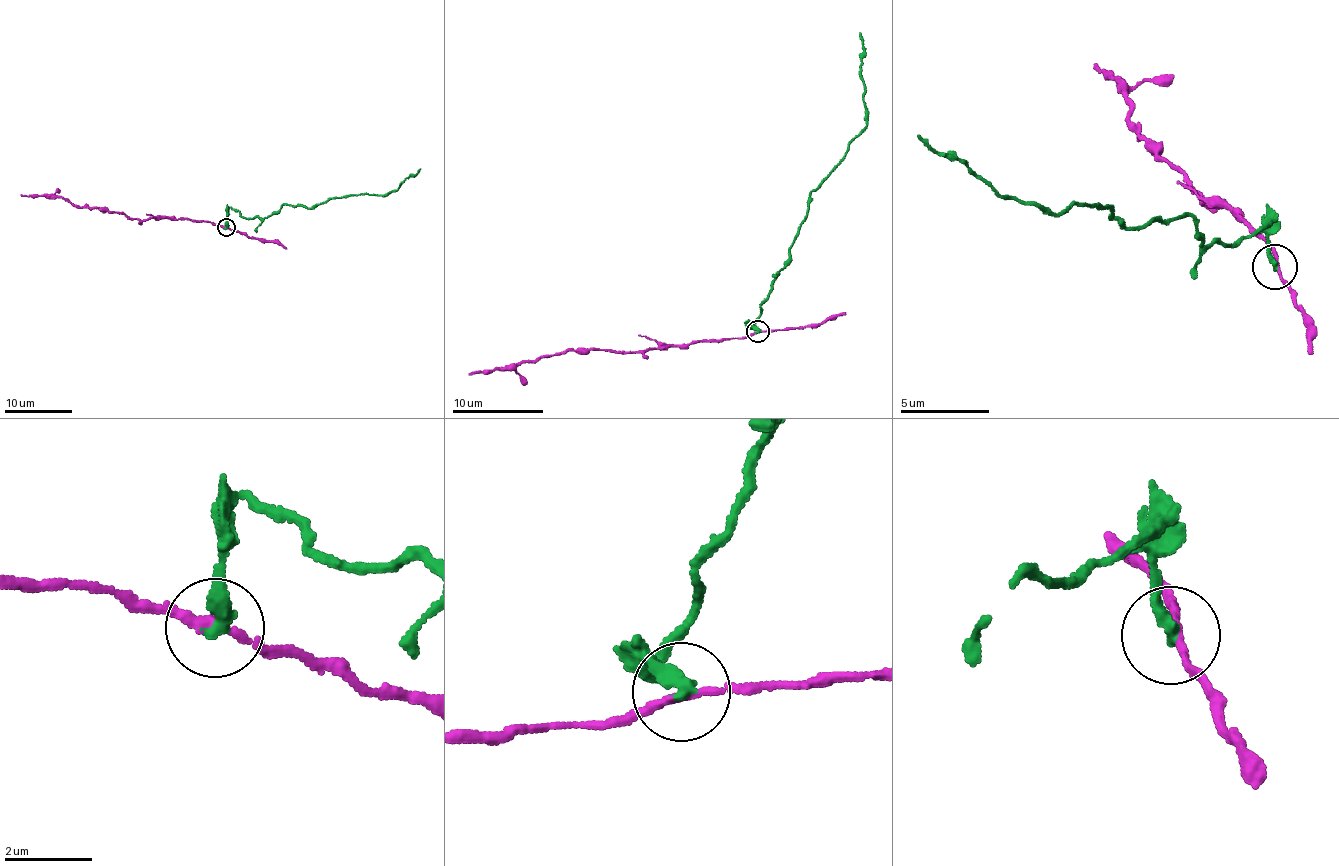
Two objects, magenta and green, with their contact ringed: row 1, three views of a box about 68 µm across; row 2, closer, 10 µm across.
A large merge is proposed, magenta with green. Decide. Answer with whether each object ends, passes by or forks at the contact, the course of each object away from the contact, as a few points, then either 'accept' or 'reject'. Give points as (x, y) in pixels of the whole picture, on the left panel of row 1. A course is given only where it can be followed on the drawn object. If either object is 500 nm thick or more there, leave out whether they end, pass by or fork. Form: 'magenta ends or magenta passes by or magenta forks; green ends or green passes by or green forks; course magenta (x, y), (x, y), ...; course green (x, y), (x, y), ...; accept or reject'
magenta passes by; green ends; course magenta (225, 227), (176, 218), (136, 220), (116, 212), (77, 208), (62, 198), (21, 195); course green (225, 227), (228, 209), (263, 218), (284, 204), (311, 208), (337, 197), (383, 195), (420, 169); reject

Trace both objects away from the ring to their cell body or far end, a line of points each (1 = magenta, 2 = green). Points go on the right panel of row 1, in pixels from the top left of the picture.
1: (1277, 265), (1267, 239), (1199, 197), (1126, 128), (1128, 95), (1097, 64)
2: (1273, 265), (1271, 218), (1206, 246), (1192, 215), (1121, 227), (1109, 207), (1057, 213), (1002, 200), (916, 136)

